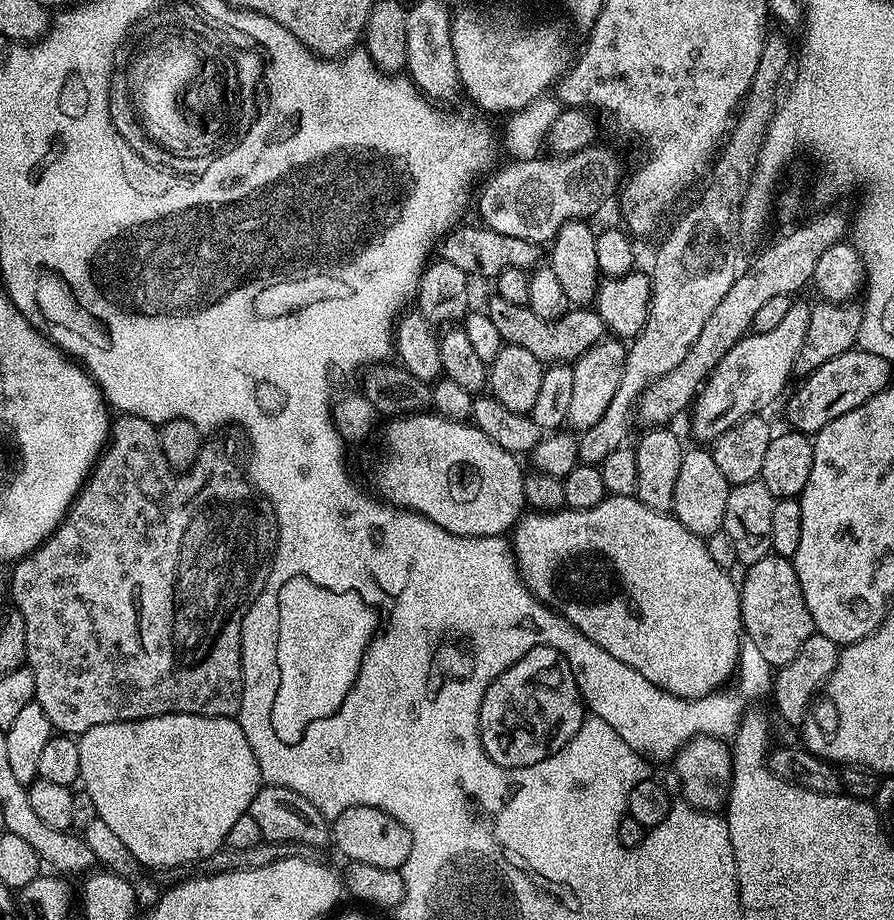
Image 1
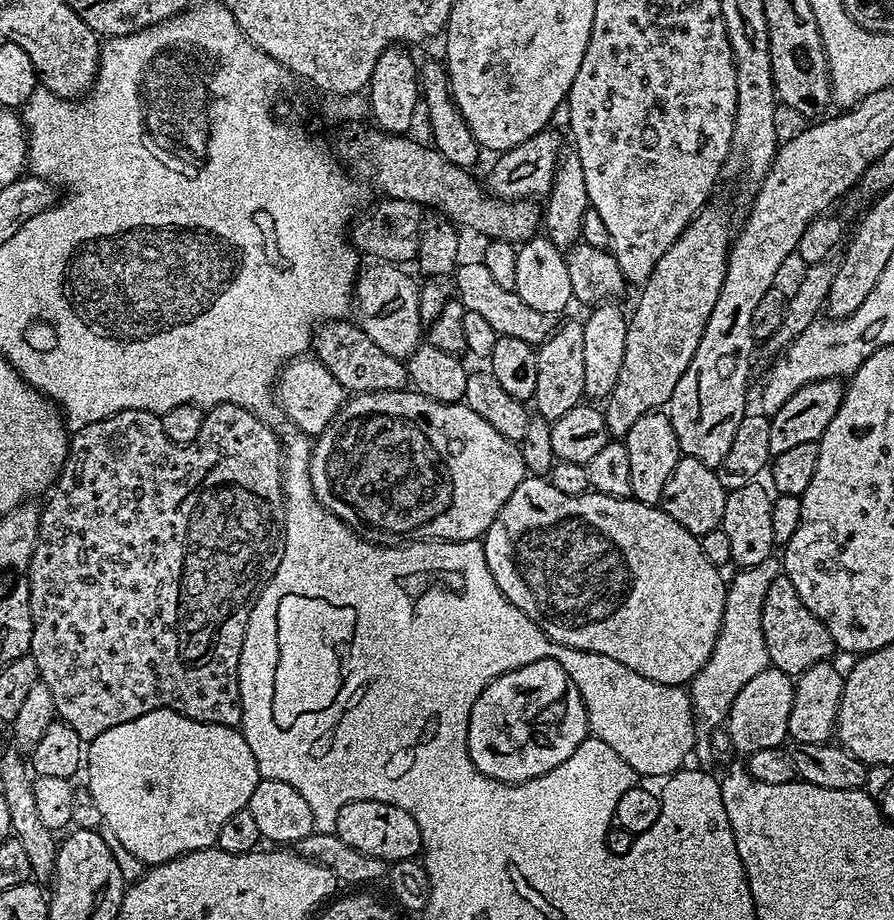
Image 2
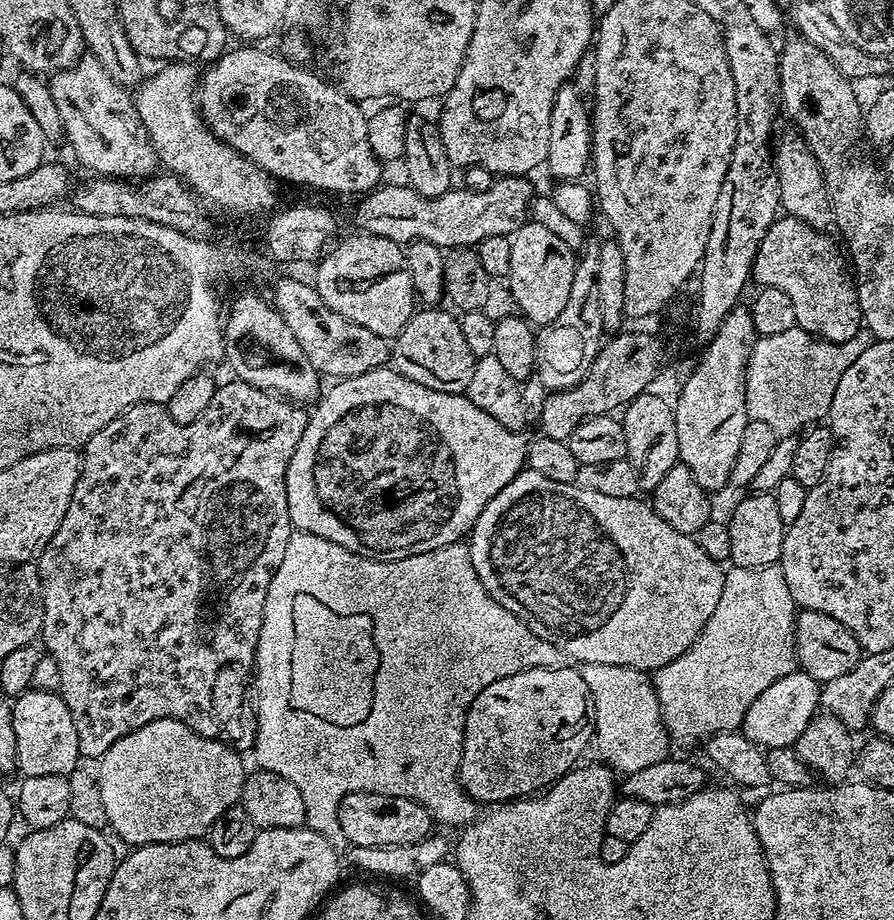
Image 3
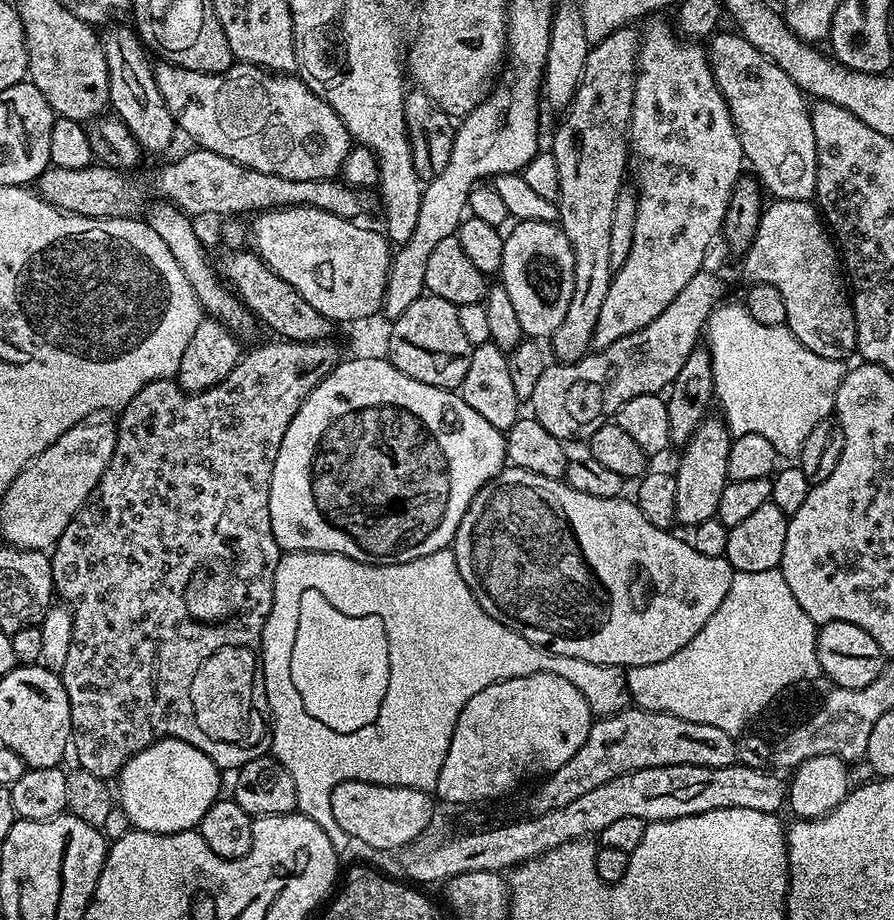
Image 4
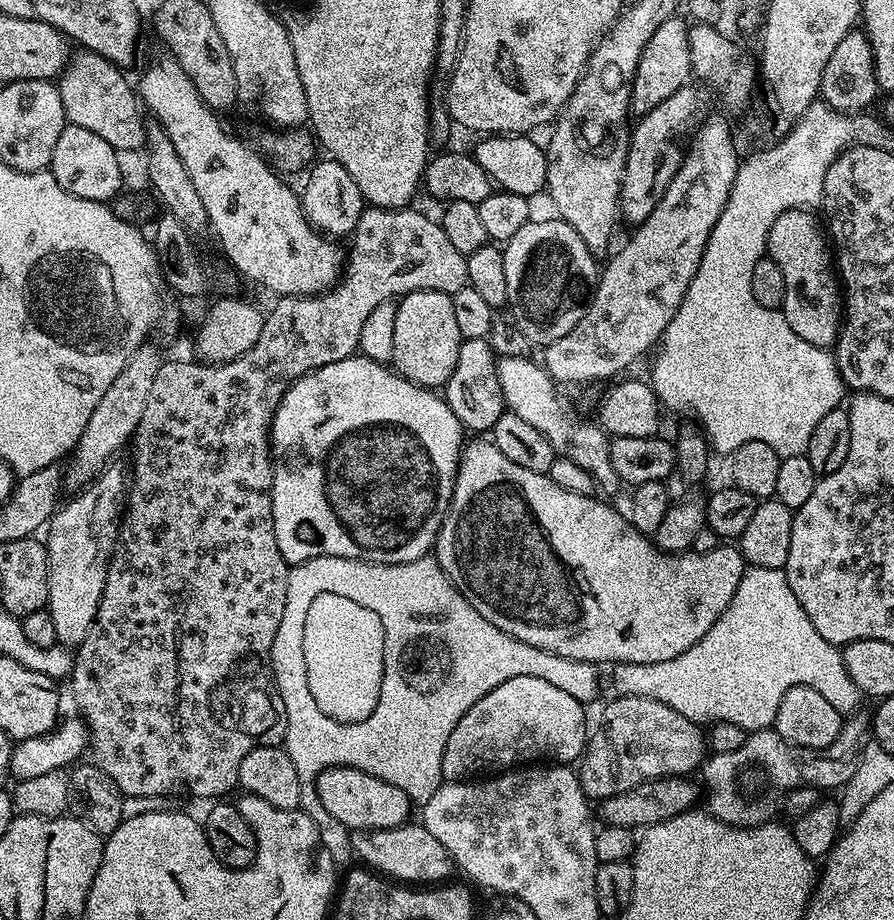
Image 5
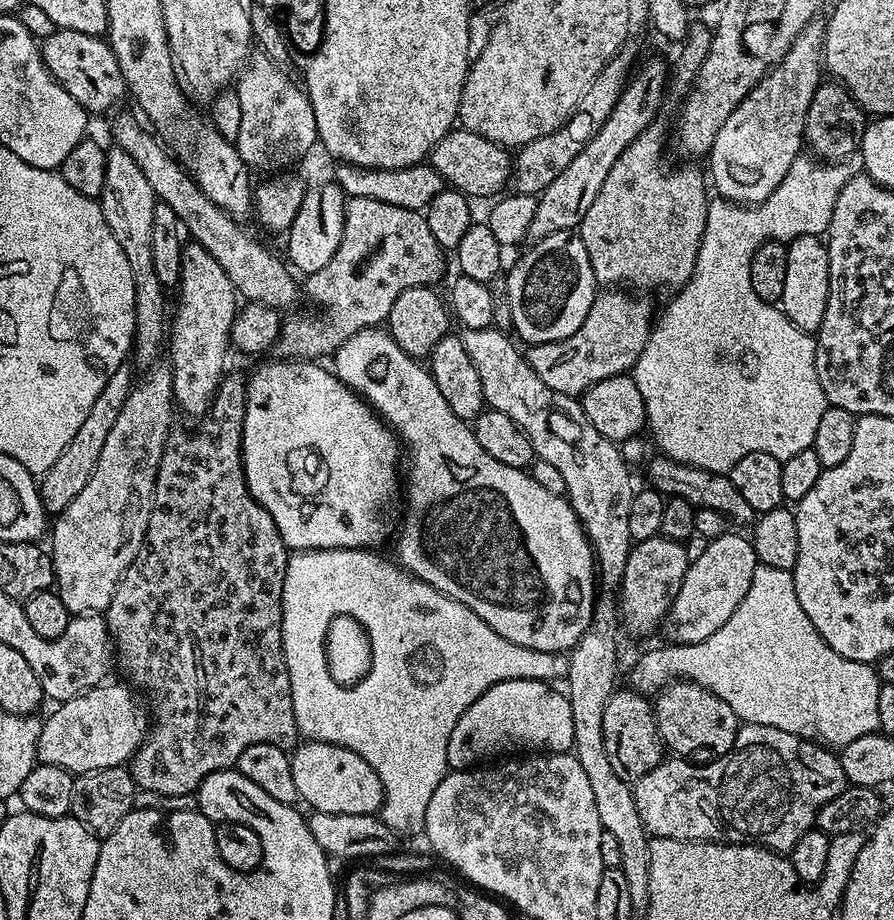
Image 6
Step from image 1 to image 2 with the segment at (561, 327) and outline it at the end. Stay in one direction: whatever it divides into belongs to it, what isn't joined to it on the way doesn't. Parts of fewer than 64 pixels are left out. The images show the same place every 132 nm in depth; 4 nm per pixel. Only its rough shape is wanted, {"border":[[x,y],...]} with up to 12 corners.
{"border":[[482,262],[454,273],[465,312],[497,336],[541,345],[556,316],[526,306],[490,278]]}

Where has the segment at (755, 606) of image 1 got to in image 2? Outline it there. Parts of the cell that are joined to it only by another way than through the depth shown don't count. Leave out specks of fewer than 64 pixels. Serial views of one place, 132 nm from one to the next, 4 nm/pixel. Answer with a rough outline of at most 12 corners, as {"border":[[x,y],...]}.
{"border":[[794,582],[762,604],[769,665],[793,678],[834,652]]}

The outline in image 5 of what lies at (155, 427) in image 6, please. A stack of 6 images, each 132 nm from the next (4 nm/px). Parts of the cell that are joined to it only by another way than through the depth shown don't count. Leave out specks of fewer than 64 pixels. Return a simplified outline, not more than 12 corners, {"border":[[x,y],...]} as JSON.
{"border":[[104,471],[46,525],[48,612],[64,646],[92,629],[104,535],[130,487]]}

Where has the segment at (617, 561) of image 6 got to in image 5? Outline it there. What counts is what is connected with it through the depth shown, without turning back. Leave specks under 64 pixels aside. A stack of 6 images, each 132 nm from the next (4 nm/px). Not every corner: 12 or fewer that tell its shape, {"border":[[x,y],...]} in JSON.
{"border":[[499,357],[507,411],[617,487],[609,437],[532,358]]}

